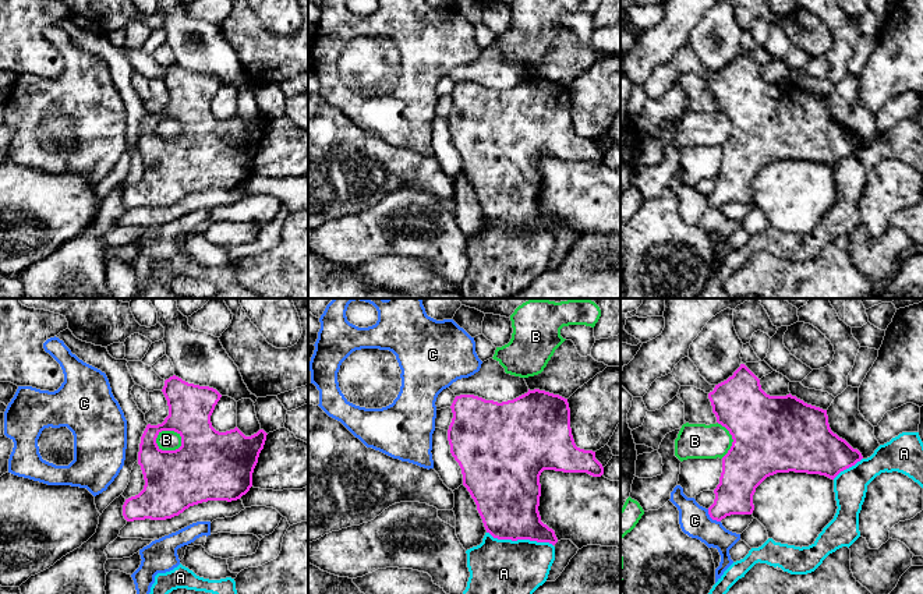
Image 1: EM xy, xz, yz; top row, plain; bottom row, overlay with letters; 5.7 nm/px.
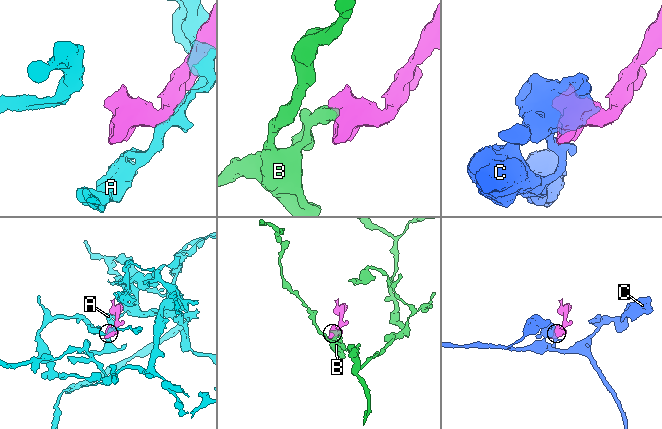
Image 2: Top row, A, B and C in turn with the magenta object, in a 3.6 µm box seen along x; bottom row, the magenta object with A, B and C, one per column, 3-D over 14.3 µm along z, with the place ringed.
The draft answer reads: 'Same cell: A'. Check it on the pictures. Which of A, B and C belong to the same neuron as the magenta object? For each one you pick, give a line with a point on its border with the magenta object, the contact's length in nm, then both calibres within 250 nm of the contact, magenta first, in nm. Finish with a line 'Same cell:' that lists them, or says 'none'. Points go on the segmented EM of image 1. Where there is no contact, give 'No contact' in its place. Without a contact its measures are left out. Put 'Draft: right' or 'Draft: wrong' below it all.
Same cell: none
Draft: wrong

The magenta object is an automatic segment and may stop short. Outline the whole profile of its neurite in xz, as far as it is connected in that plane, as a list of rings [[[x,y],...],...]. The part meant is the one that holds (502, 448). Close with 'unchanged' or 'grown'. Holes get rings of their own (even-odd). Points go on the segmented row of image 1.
[[[534,389],[513,400],[494,402],[474,395],[456,396],[448,429],[450,453],[459,463],[463,485],[477,505],[487,533],[498,540],[530,540],[555,545],[555,531],[541,521],[538,512],[544,470],[604,474],[595,452],[576,446],[570,428],[567,399]]]; unchanged

